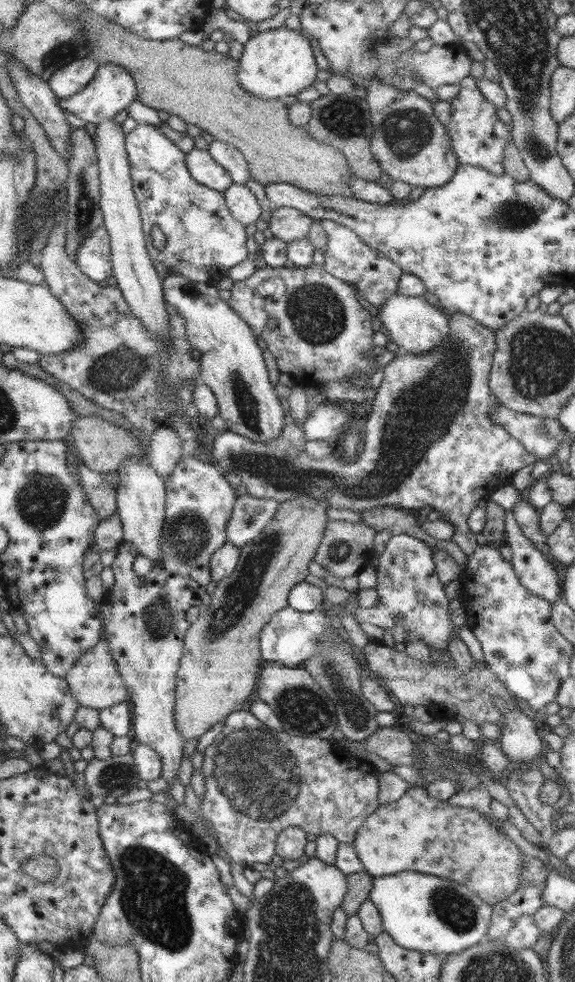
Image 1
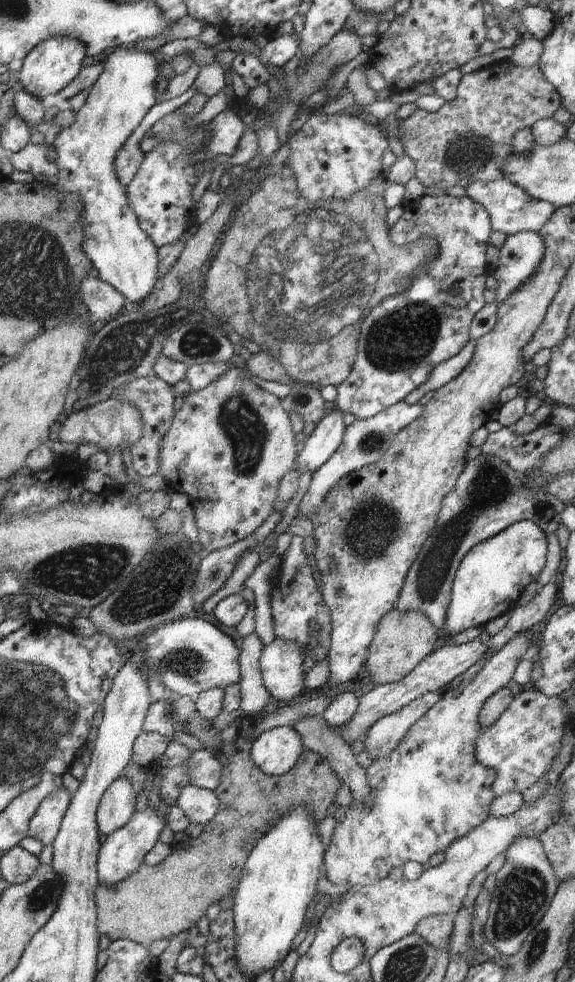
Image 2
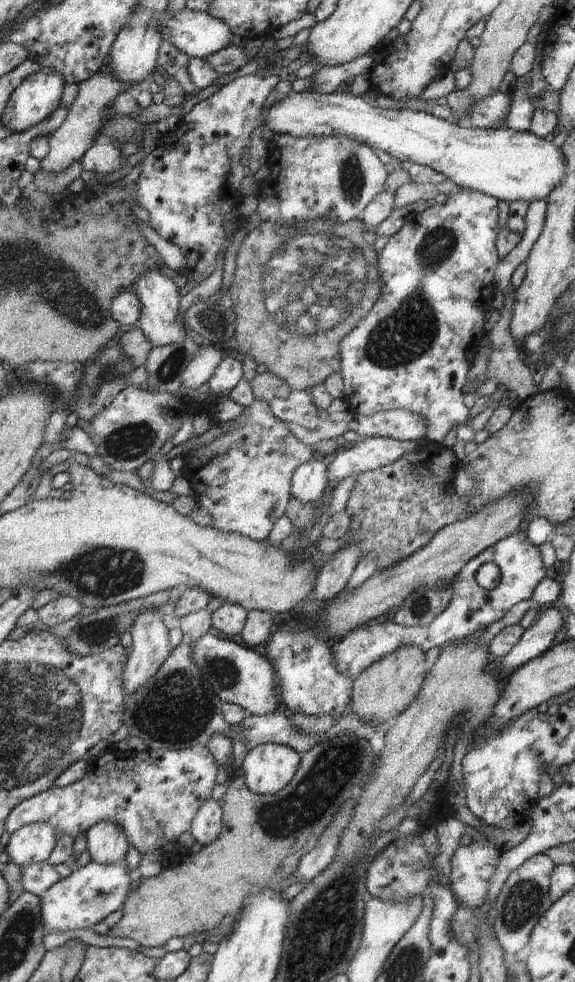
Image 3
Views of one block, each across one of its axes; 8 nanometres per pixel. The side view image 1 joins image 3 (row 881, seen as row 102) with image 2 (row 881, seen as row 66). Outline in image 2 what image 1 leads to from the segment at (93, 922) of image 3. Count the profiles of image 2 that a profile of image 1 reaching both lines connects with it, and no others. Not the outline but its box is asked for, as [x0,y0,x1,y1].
[97,806,164,885]

